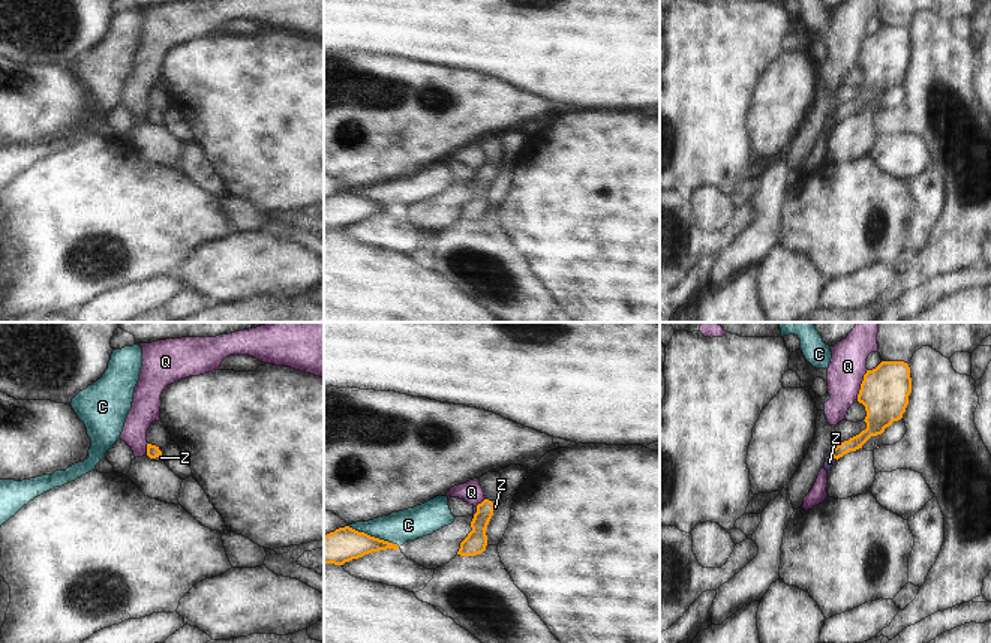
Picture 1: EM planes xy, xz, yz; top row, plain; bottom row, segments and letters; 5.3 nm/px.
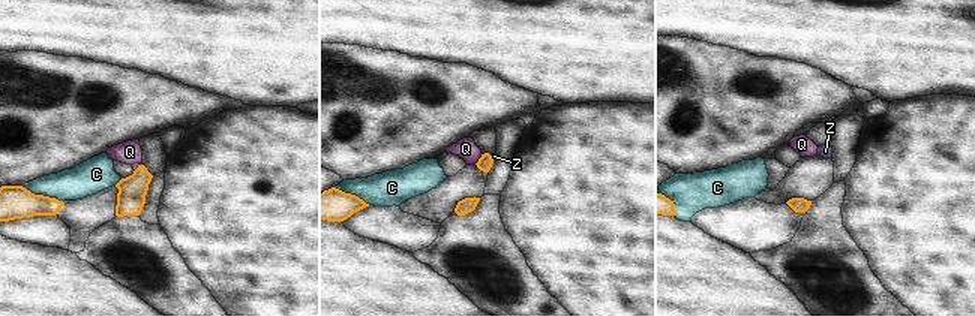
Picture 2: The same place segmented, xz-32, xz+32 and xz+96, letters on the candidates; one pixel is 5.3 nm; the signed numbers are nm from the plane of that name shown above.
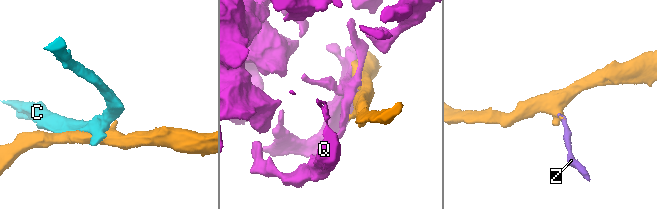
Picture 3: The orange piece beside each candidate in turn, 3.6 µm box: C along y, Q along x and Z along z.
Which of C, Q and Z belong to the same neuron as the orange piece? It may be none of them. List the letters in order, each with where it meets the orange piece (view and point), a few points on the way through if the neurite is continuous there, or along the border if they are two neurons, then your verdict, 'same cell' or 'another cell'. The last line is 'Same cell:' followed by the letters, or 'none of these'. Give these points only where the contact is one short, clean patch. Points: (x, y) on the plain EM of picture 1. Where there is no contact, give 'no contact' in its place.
C: xz (374, 201) | another cell
Q: yz (861, 48) | another cell
Z: xy (159, 119) | across xy (153, 116), (159, 119), (161, 122) | same cell
Same cell: Z

